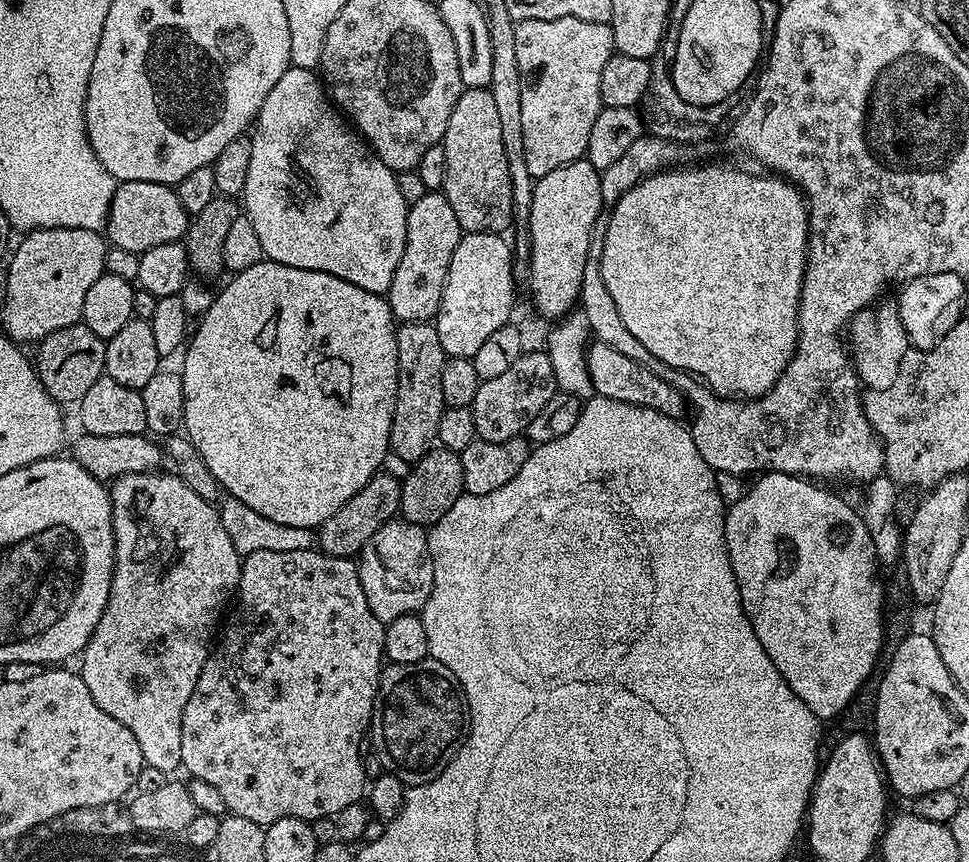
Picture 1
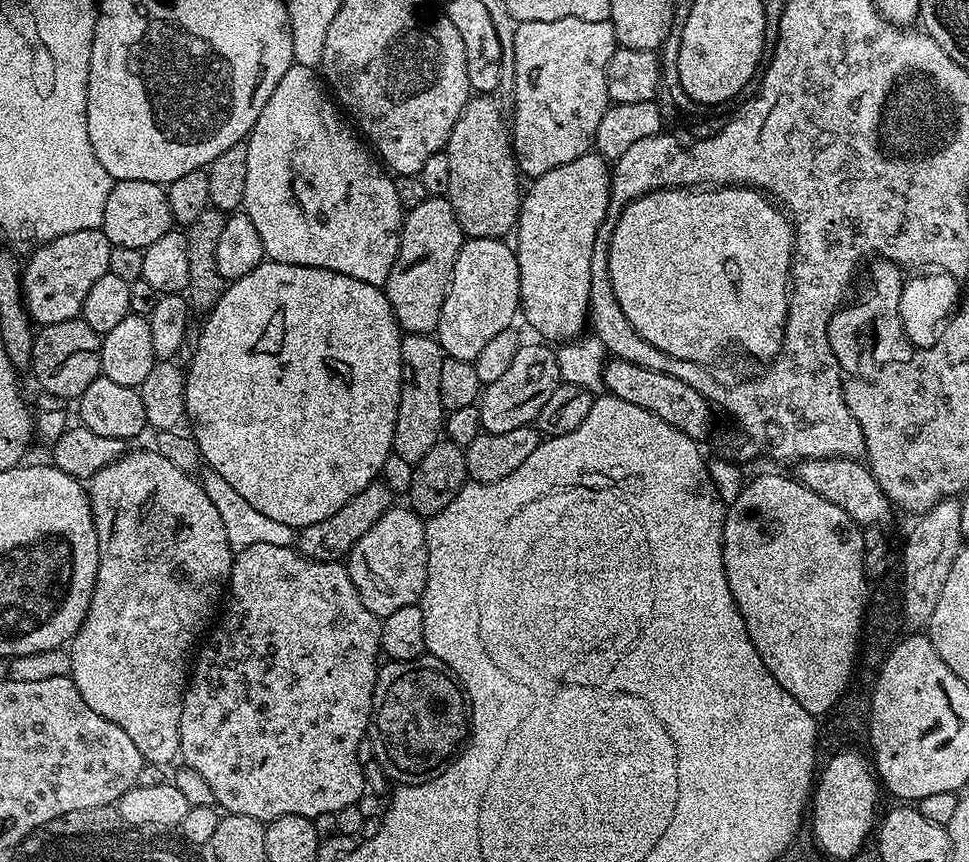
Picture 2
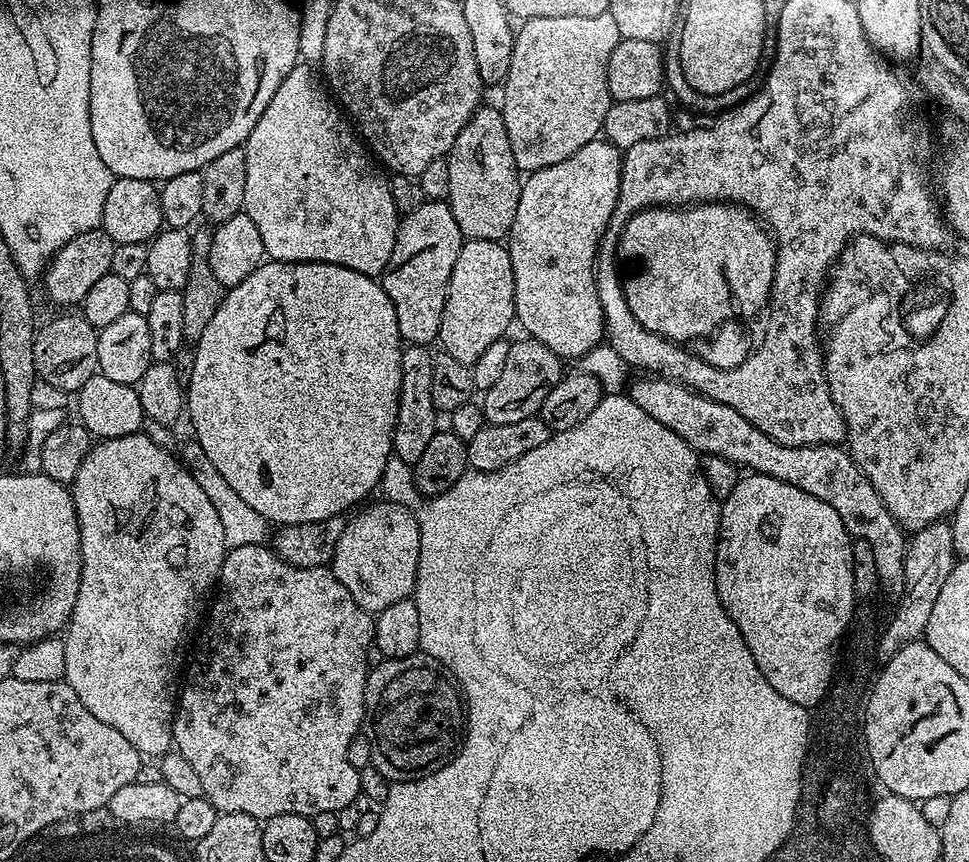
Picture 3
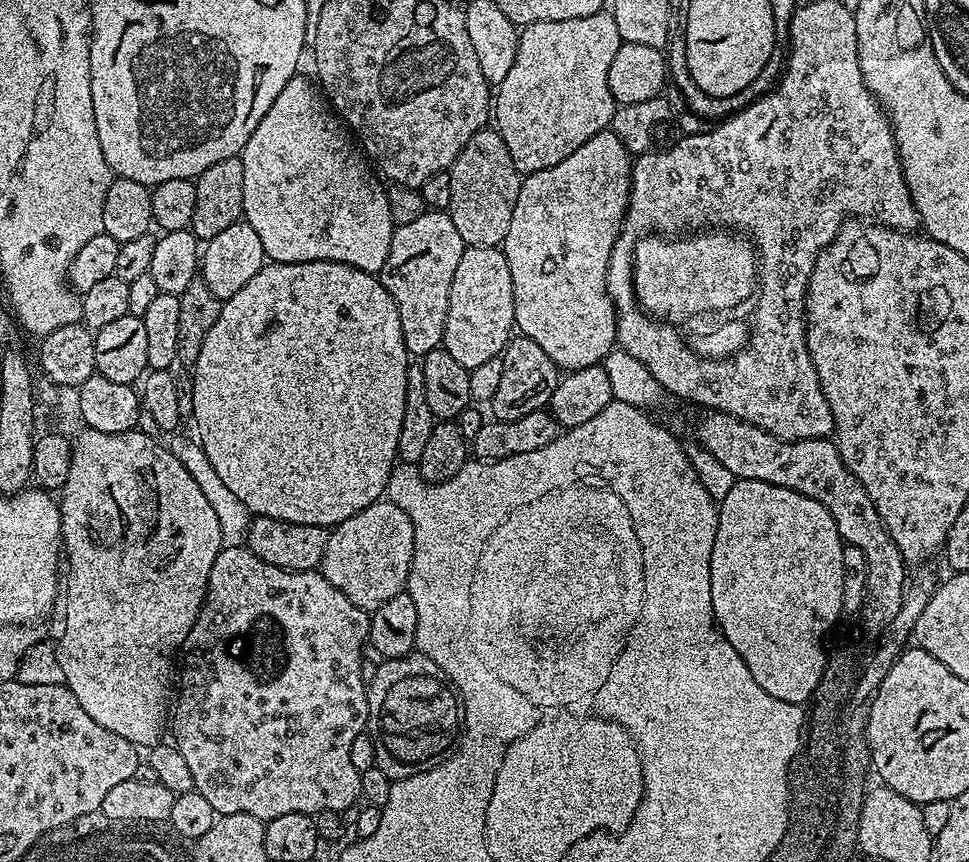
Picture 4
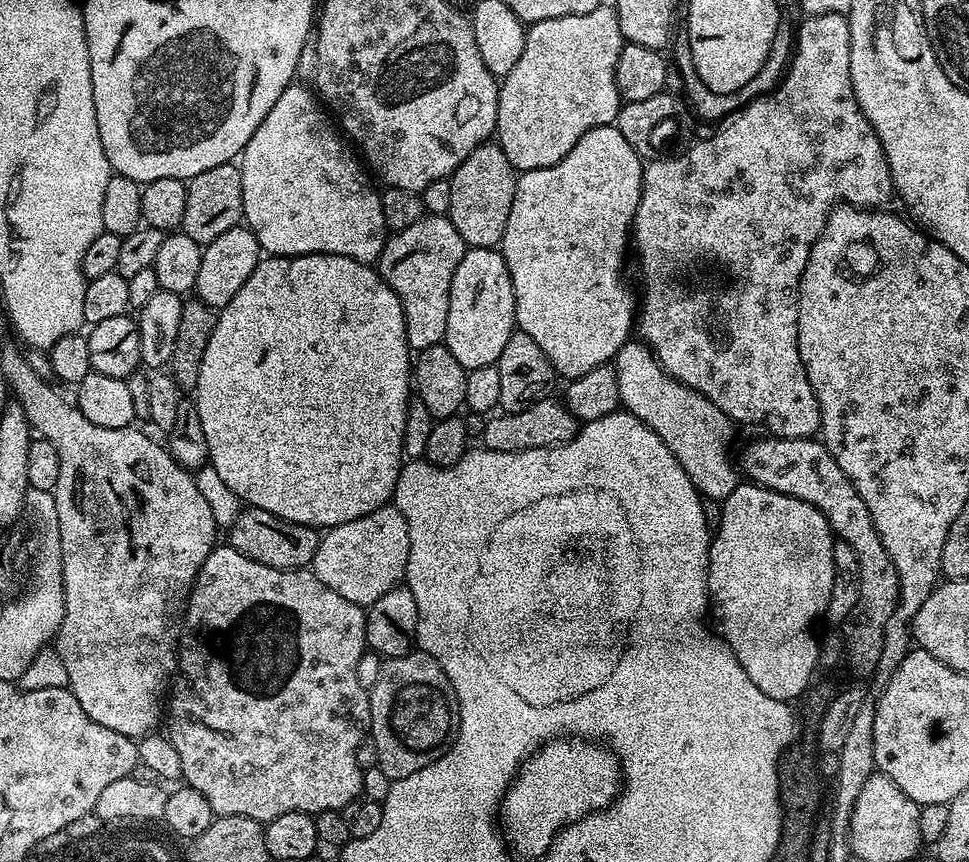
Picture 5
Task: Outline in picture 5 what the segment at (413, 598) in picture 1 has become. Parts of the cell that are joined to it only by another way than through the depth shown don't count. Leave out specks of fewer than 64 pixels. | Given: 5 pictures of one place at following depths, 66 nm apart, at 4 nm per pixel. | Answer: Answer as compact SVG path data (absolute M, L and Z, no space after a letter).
M385 506L362 518L354 518L354 522L327 529L320 537L310 570L322 586L330 586L334 594L342 594L346 602L367 606L378 602L382 594L404 580L409 558L410 530L406 518L402 518L395 506Z

